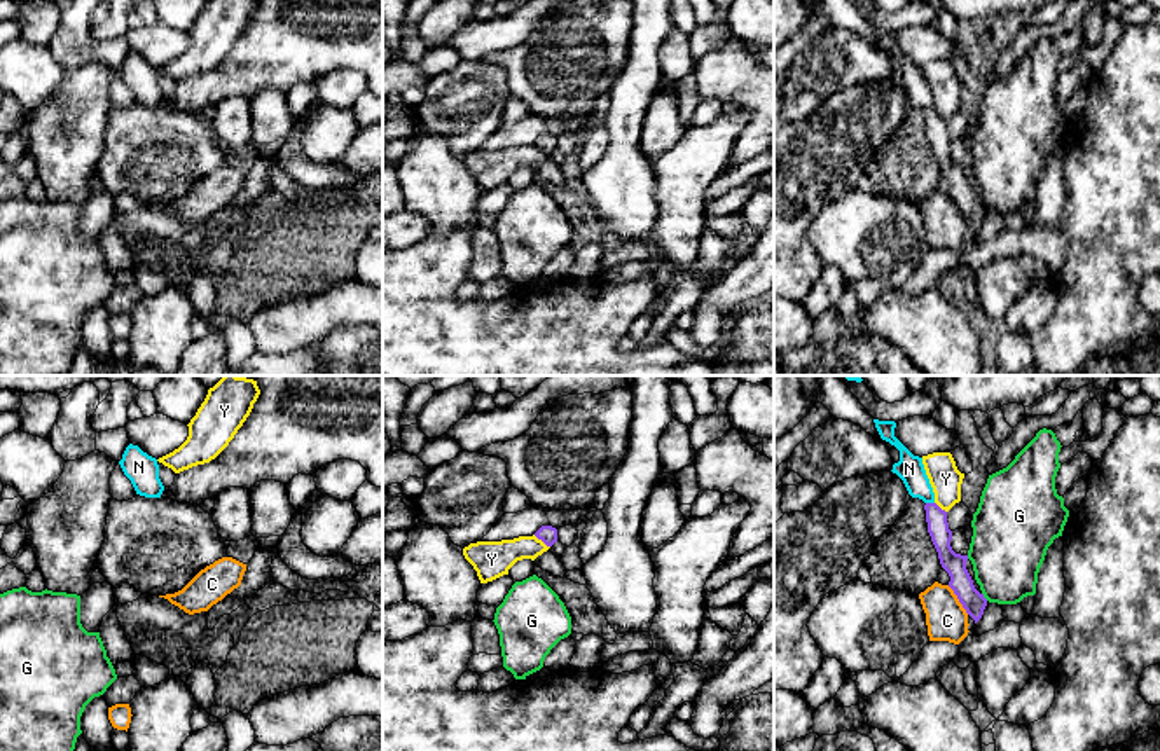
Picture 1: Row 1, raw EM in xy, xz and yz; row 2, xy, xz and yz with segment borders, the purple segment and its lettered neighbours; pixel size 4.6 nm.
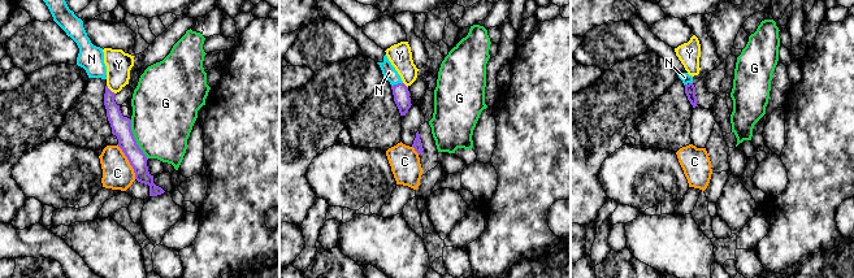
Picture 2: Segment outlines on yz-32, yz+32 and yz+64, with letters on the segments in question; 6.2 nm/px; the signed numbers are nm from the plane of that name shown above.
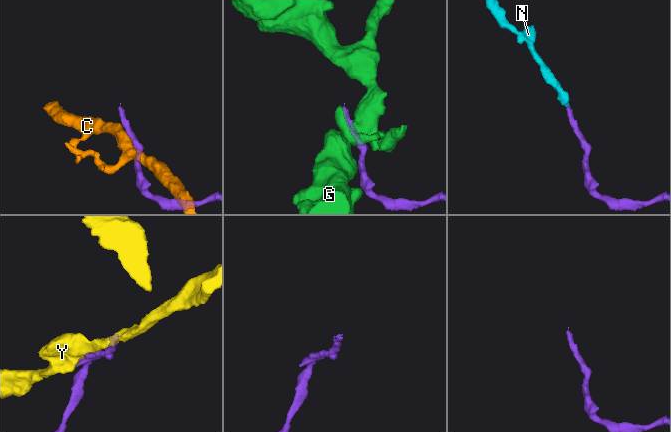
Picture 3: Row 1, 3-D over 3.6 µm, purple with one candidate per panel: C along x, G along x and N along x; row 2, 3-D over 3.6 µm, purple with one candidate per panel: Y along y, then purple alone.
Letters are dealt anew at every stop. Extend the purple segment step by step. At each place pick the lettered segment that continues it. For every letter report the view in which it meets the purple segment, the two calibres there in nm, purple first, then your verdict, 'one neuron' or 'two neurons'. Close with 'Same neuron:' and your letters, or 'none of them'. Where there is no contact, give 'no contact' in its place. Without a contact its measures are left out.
C: meets purple in yz; 100 nm thick on the purple side, 190 nm on the other; two neurons
G: meets purple in yz; 100 nm thick on the purple side, 340 nm on the other; two neurons
N: meets purple in yz; 100 nm thick on the purple side, 120 nm on the other; one neuron
Y: meets purple in xz; 80 nm thick on the purple side, 180 nm on the other; two neurons
Same neuron: N

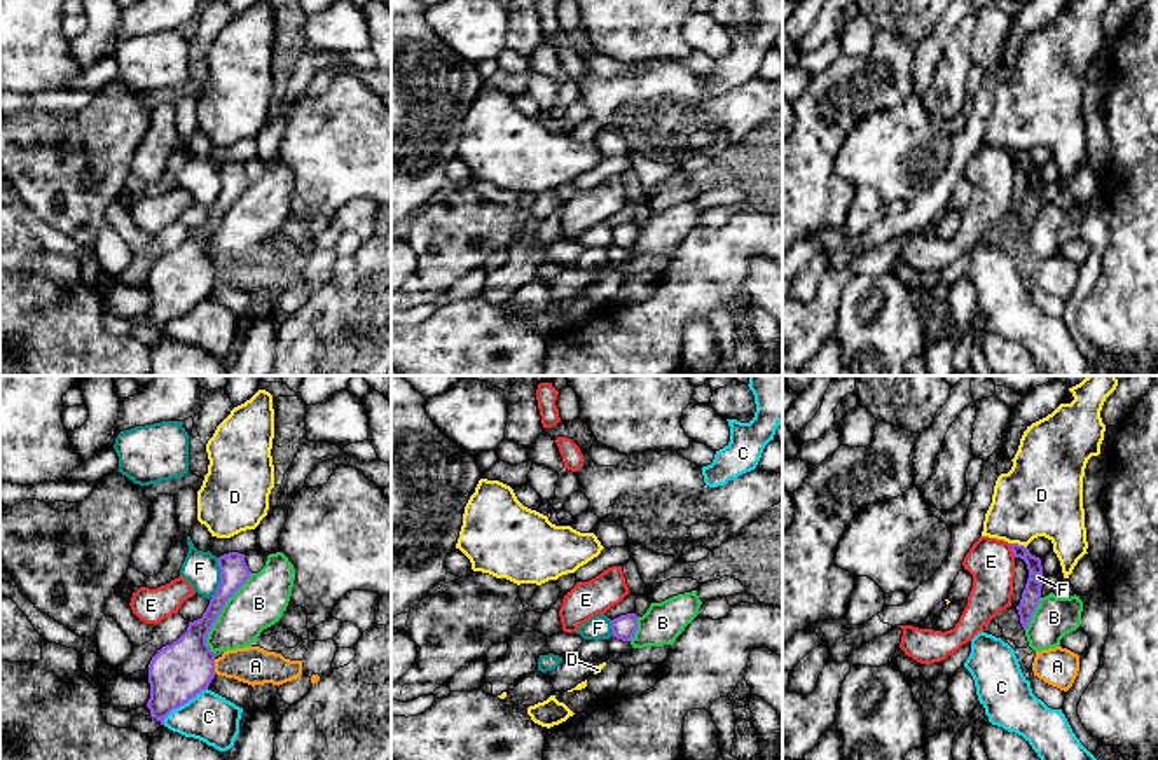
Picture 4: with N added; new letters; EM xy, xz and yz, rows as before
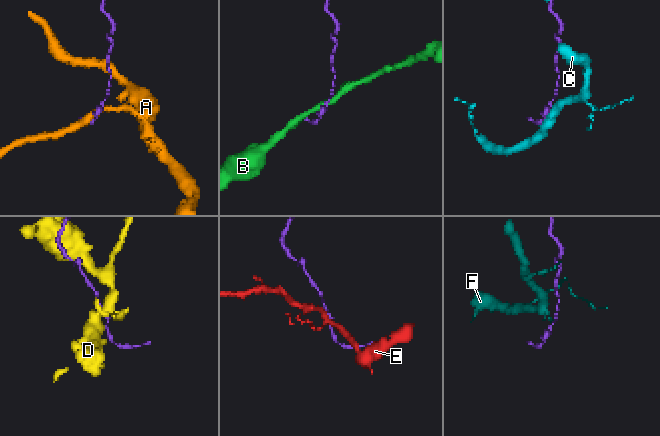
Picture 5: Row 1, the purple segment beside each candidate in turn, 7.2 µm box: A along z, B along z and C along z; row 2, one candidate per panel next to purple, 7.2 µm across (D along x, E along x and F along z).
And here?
A: meets purple in xy; 280 nm thick on the purple side, 180 nm on the other; two neurons
B: meets purple in xy; 220 nm thick on the purple side, 240 nm on the other; two neurons
C: meets purple in xy; 280 nm thick on the purple side, 220 nm on the other; two neurons
D: meets purple in yz; 90 nm thick on the purple side, 360 nm on the other; two neurons
E: meets purple in yz; 90 nm thick on the purple side, 220 nm on the other; two neurons
F: meets purple in xy; 130 nm thick on the purple side, 160 nm on the other; two neurons
Same neuron: none of them

